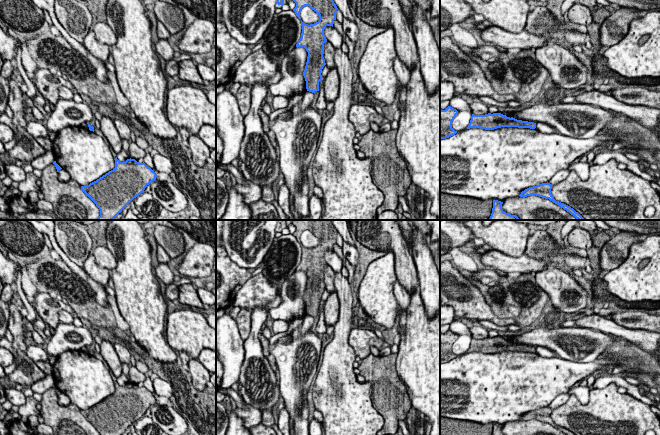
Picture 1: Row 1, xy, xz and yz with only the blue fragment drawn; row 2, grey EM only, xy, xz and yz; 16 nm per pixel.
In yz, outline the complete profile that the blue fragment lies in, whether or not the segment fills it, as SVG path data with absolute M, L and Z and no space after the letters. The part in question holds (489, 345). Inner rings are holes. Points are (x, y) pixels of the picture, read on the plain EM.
M488 337L485 339L472 338L470 347L467 353L481 352L485 354L494 354L501 351L518 351L535 353L536 347L517 344L513 341L507 341L501 337Z

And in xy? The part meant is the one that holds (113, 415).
M117 381L115 392L81 414L100 435L122 435L134 422L156 404L156 397L144 386L127 383L120 386Z

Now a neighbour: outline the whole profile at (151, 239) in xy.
M147 235L146 239L148 240L150 247L151 247L151 259L152 259L152 272L155 275L155 269L159 265L159 261L157 259L157 241L154 236L152 235Z

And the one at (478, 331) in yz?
M475 324L473 327L469 328L469 330L474 339L485 339L489 337L489 330L482 325Z

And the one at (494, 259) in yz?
M493 249L481 254L480 259L483 265L505 273L519 272L525 274L527 272L530 274L534 272L536 274L550 266L544 259L537 260L528 257L526 254L520 257L512 257Z

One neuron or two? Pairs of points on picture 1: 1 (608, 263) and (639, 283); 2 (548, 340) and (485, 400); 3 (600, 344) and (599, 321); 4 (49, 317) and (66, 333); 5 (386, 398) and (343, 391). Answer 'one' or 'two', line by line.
1: two
2: two
3: two
4: two
5: two

